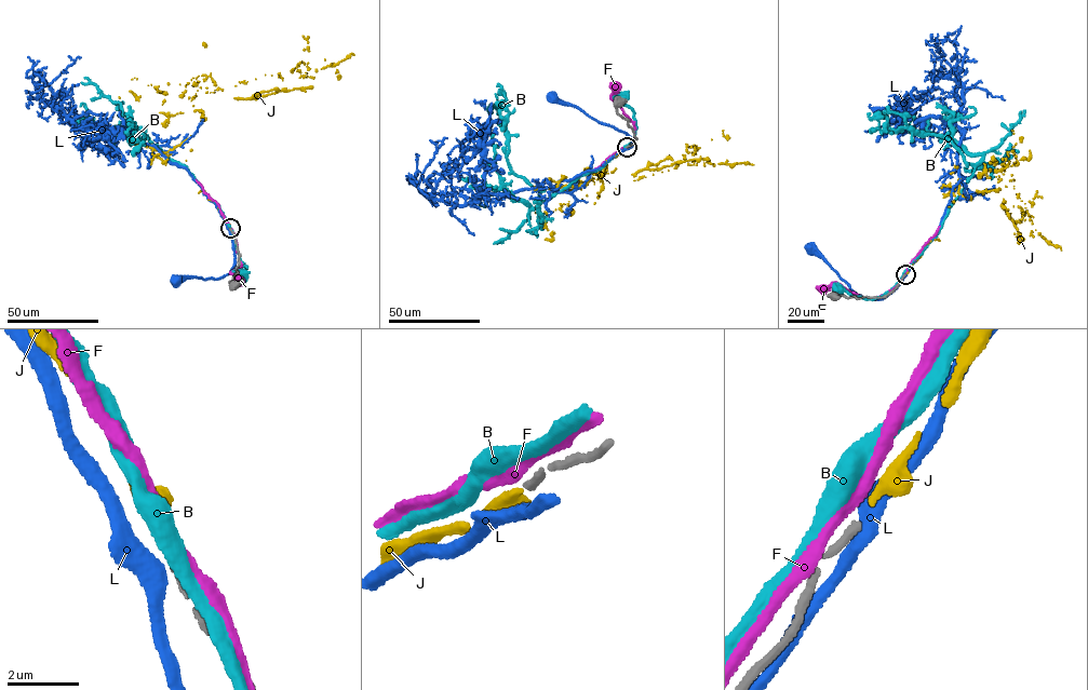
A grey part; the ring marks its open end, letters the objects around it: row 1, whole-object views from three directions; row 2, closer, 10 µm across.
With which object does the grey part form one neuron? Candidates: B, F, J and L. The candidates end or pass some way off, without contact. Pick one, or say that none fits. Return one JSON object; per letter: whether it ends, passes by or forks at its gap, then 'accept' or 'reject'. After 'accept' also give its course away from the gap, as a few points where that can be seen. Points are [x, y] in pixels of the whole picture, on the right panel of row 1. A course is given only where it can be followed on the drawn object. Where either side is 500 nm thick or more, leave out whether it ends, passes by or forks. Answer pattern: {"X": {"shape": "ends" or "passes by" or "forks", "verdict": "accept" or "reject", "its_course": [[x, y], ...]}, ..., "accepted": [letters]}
{"B": {"shape": "passes by", "verdict": "reject"}, "F": {"shape": "passes by", "verdict": "reject"}, "J": {"shape": "ends", "verdict": "accept", "its_course": [[905, 273], [954, 194], [1001, 189], [1006, 168], [996, 177], [1004, 208], [1021, 238], [1044, 239], [1013, 233]]}, "L": {"shape": "passes by", "verdict": "reject"}, "accepted": ["J"]}

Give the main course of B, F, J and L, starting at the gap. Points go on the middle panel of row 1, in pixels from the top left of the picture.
B: (627, 146), (633, 139), (635, 122), (633, 111), (625, 104), (623, 96)
F: (627, 147), (632, 141), (634, 122), (610, 96), (616, 86)
J: (627, 148), (566, 185), (601, 173), (598, 198), (594, 184), (605, 173), (706, 158), (725, 163), (723, 130)
L: (627, 148), (633, 141), (631, 137), (598, 122), (576, 107), (551, 98)

